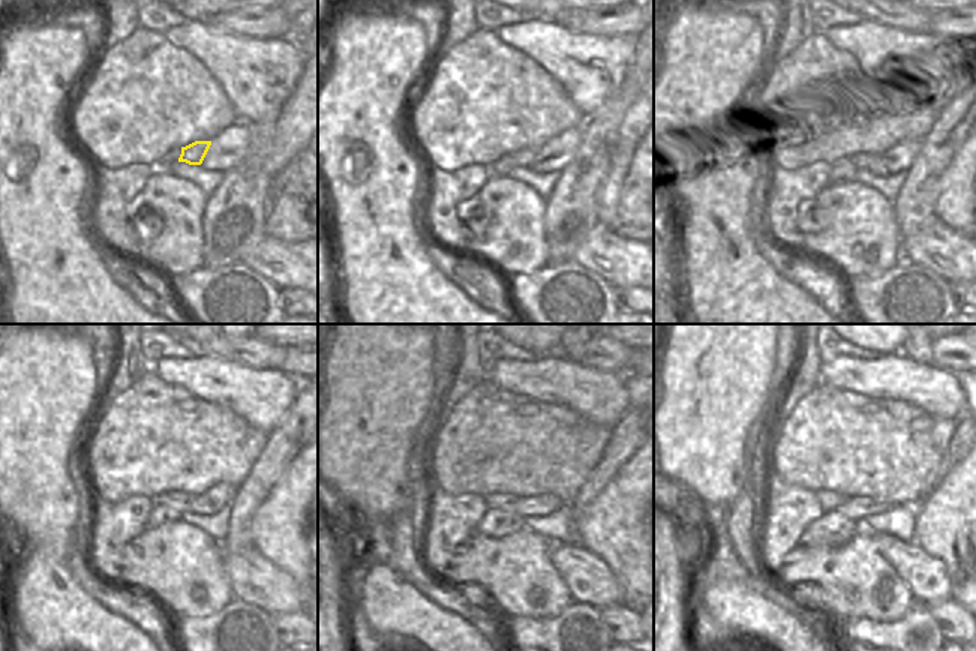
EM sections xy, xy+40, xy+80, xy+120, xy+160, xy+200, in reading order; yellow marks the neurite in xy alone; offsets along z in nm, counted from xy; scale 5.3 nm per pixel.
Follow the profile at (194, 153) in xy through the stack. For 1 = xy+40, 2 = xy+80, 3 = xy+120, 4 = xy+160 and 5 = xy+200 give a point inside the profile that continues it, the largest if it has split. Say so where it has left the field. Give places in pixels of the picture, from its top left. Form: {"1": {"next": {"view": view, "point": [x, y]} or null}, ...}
{"1": {"next": {"view": "xy+40", "point": [525, 158]}}, "2": {"next": {"view": "xy+80", "point": [859, 161]}}, "3": {"next": {"view": "xy+120", "point": [180, 501]}}, "4": {"next": {"view": "xy+160", "point": [501, 500]}}, "5": {"next": {"view": "xy+200", "point": [829, 501]}}}

